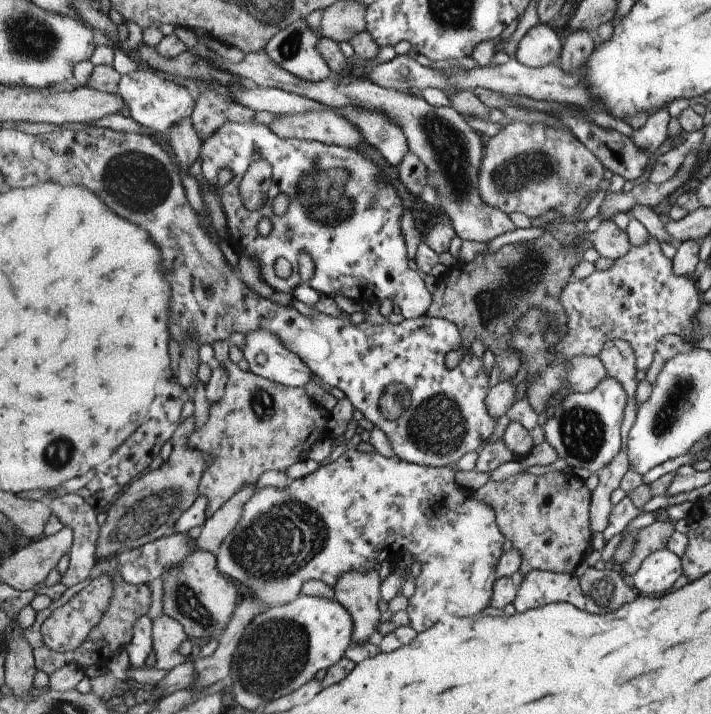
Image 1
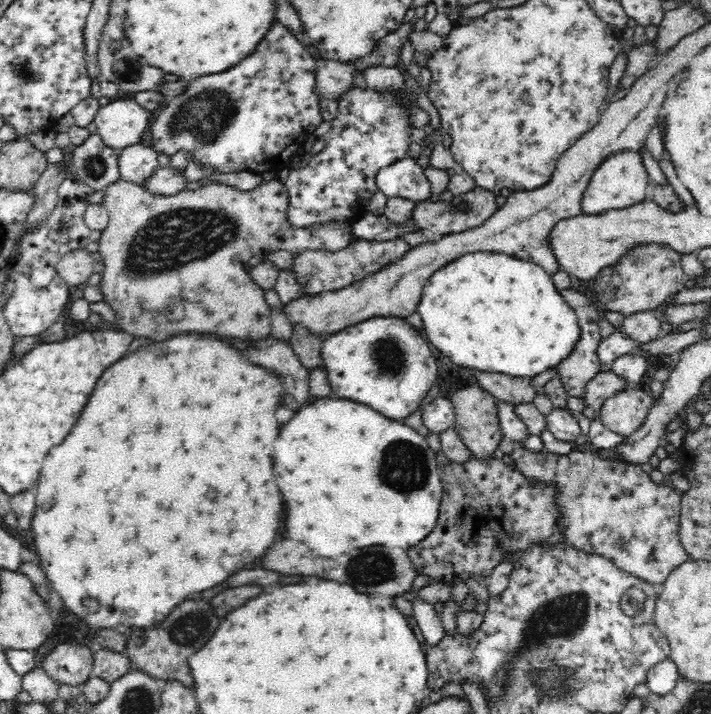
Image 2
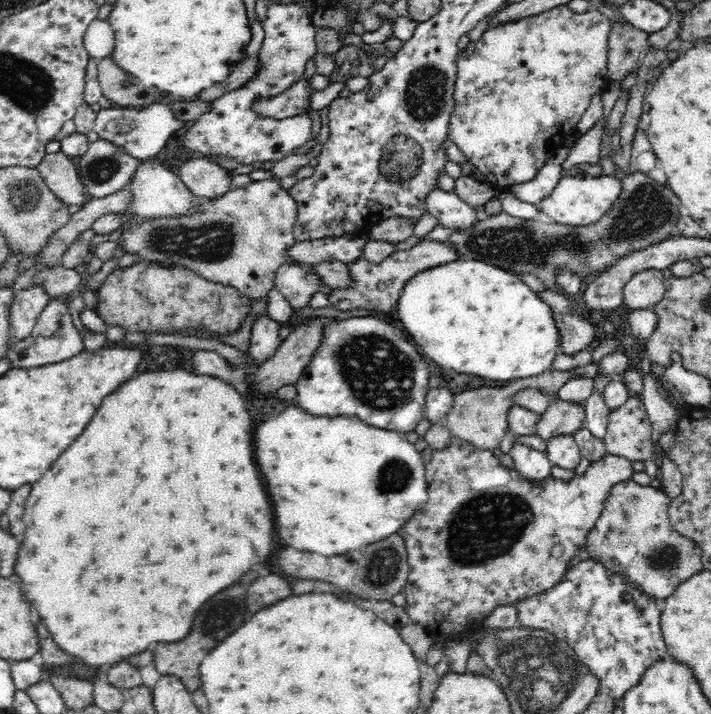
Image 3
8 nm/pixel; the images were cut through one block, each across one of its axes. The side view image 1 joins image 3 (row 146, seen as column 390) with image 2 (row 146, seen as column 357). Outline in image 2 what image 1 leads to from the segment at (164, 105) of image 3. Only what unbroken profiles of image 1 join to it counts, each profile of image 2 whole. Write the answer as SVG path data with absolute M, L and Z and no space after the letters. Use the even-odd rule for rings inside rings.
M110 100L110 104L98 110L94 126L106 146L122 150L142 142L150 120L152 112L138 106L136 100Z

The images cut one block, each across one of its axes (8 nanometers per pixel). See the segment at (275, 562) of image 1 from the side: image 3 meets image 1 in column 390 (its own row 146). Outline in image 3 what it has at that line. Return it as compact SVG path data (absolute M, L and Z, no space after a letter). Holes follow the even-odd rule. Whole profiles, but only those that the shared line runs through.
M564 4L540 14L488 26L478 40L472 40L458 52L448 138L478 170L478 182L496 190L514 190L540 174L546 162L550 162L556 150L570 138L570 132L576 132L576 126L590 108L592 96L612 82L608 74L612 32L614 24L598 10L580 14L574 12L570 4Z

